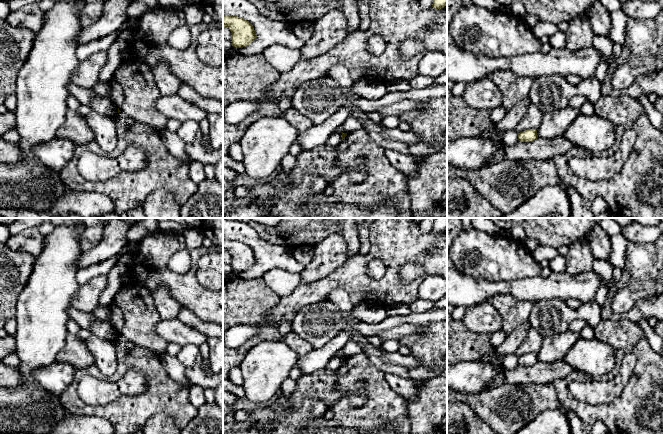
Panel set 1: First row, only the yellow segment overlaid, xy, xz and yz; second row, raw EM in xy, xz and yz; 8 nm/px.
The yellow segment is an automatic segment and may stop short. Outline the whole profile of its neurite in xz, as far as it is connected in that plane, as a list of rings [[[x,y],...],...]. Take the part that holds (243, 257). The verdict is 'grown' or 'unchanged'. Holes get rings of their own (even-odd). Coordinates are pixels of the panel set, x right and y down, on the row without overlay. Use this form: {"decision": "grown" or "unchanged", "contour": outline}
{"decision": "unchanged", "contour": [[[223,239],[223,251],[230,253],[233,271],[243,272],[257,262],[253,249],[238,240]]]}

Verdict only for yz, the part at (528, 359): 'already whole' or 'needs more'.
already whole

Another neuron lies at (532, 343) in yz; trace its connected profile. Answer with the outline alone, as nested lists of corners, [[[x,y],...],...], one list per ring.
[[[534,328],[529,329],[522,344],[517,348],[515,354],[522,356],[528,353],[537,354],[541,350],[543,336]]]

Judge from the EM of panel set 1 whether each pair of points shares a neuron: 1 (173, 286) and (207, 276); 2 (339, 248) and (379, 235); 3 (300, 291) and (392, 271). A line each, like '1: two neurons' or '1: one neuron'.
1: two neurons
2: two neurons
3: one neuron

